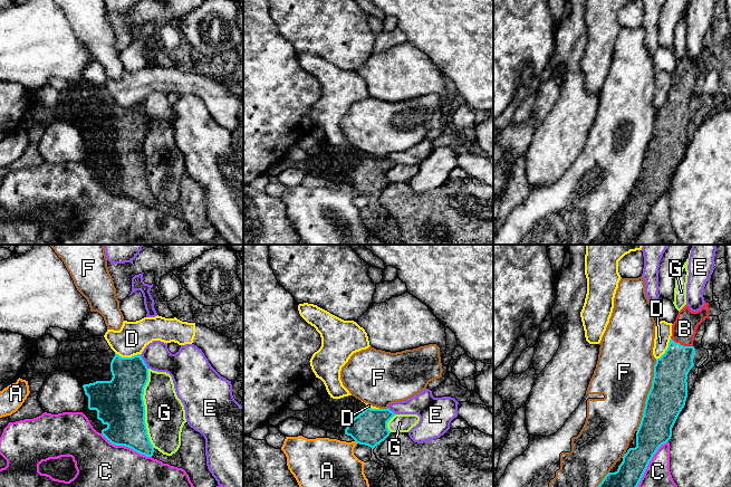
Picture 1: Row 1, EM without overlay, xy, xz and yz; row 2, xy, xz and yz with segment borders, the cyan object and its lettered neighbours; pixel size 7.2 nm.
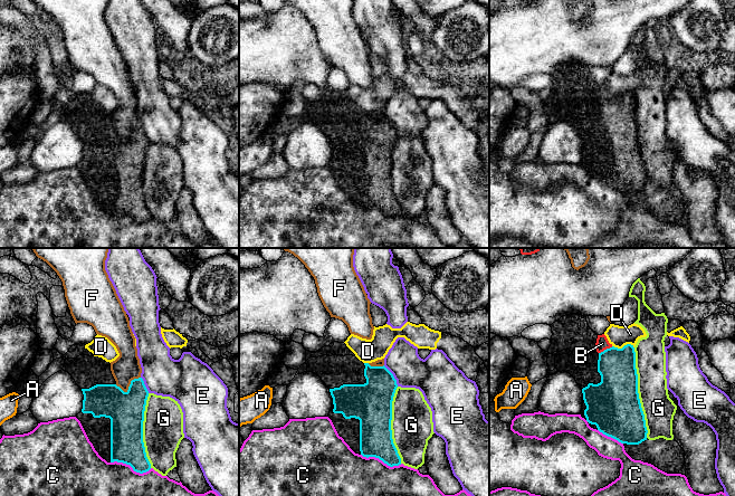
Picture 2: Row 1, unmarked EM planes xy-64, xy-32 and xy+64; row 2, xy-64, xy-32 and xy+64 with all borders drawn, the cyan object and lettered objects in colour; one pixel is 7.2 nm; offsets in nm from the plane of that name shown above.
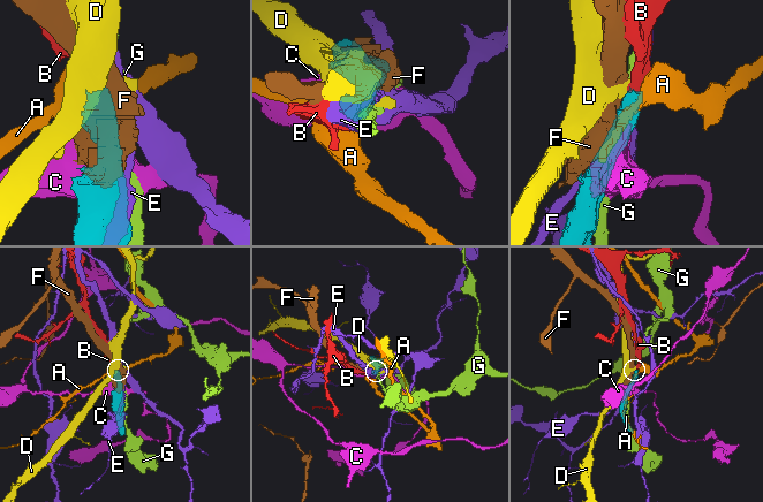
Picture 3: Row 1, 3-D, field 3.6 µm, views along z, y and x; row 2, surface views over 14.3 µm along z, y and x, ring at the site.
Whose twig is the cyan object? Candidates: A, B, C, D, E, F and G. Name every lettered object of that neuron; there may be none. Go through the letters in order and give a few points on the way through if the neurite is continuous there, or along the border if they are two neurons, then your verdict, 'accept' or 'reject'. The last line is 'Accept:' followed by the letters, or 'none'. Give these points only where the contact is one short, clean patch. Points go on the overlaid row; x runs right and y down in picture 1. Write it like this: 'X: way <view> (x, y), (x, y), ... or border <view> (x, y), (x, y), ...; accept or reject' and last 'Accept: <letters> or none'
A: border xz (355, 440), (357, 442); reject
B: way yz (671, 370), (679, 357), (682, 345), (684, 328); accept
C: reject
D: border xy (115, 352), (122, 356), (140, 354); reject
E: reject
F: reject
G: reject
Accept: B

